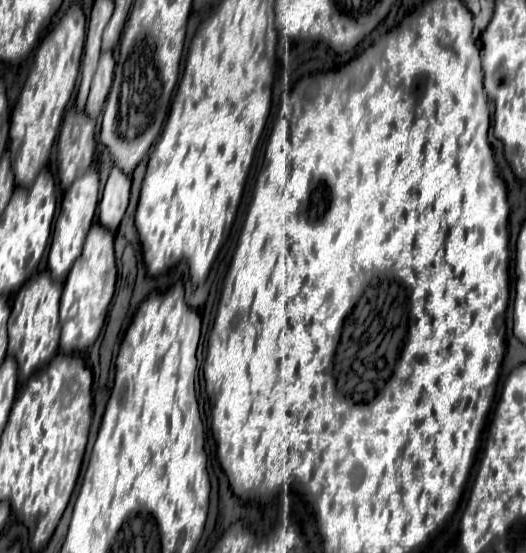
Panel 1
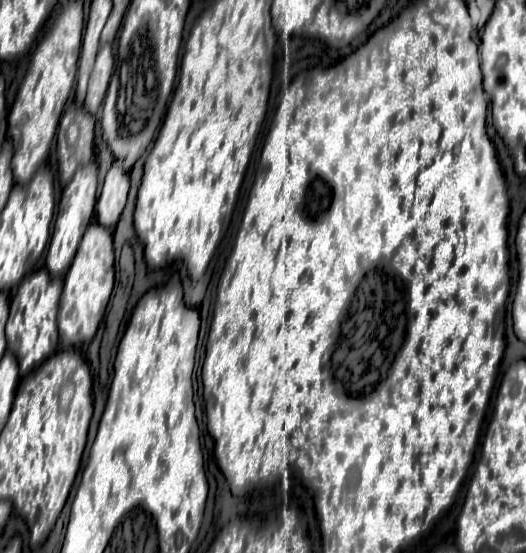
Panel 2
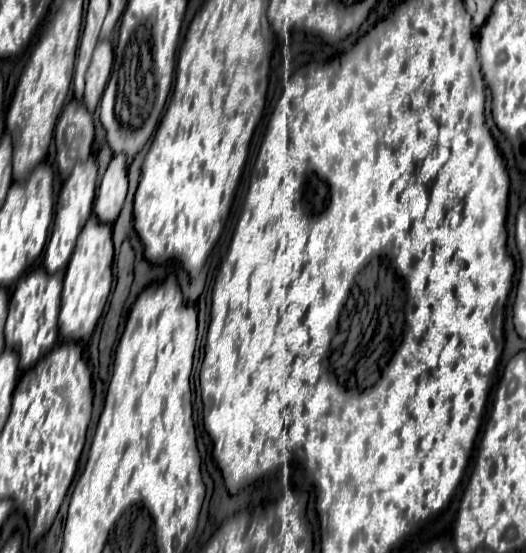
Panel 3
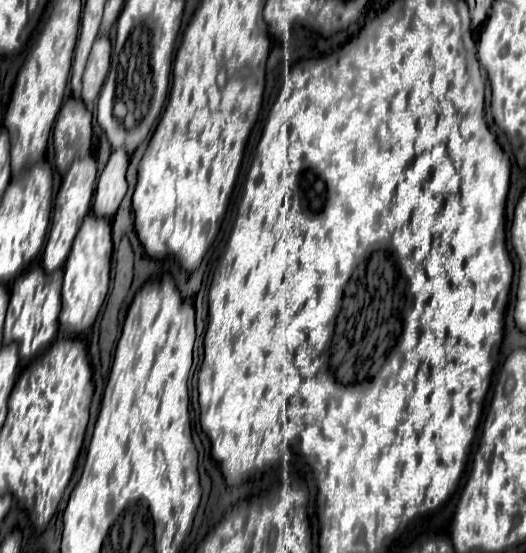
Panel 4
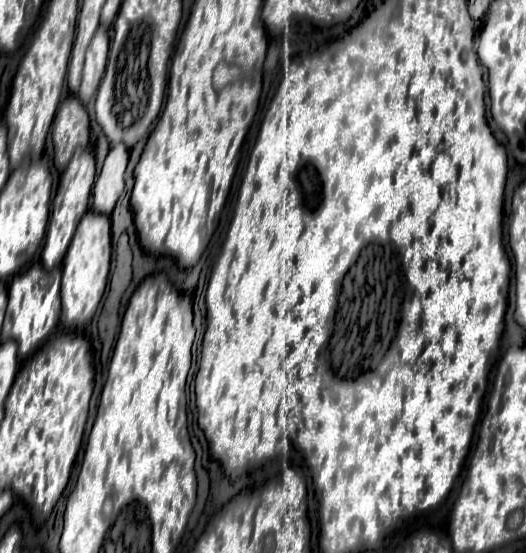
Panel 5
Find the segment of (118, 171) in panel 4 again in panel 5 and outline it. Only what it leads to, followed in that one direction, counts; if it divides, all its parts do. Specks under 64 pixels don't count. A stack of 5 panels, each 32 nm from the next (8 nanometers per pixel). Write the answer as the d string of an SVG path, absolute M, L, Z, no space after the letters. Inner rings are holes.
M112 144L104 166L96 178L96 184L92 188L92 210L110 214L114 210L114 204L124 190L124 172L128 164L128 152L122 148L122 144Z

